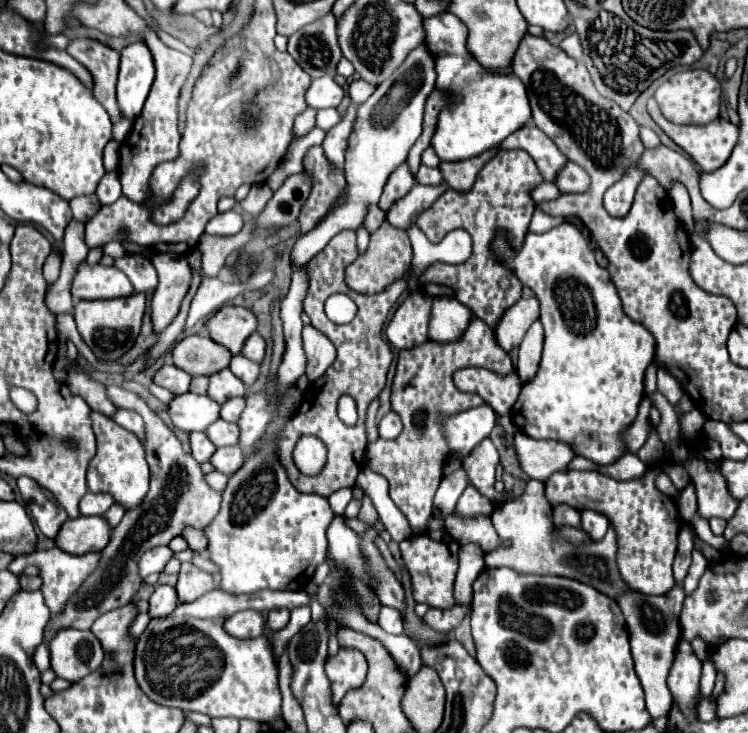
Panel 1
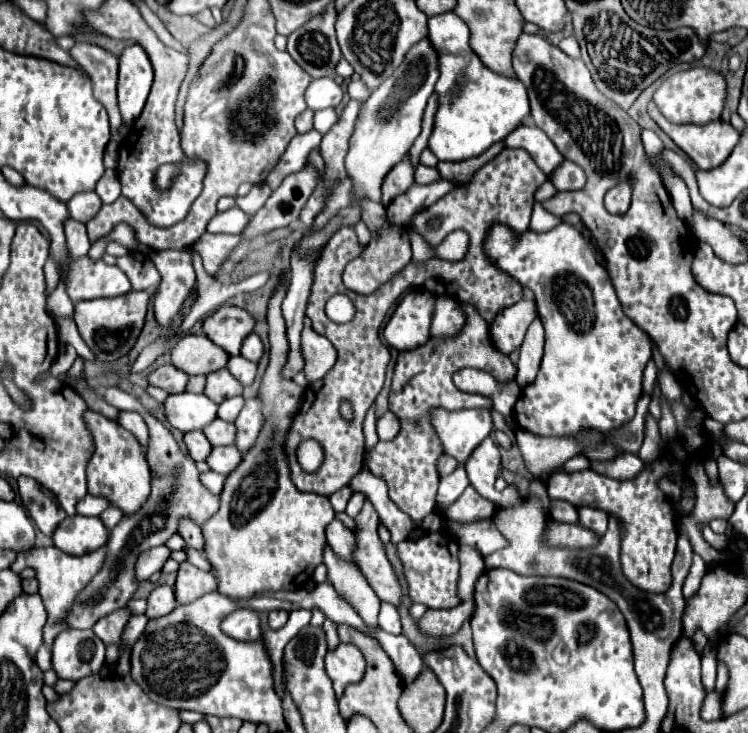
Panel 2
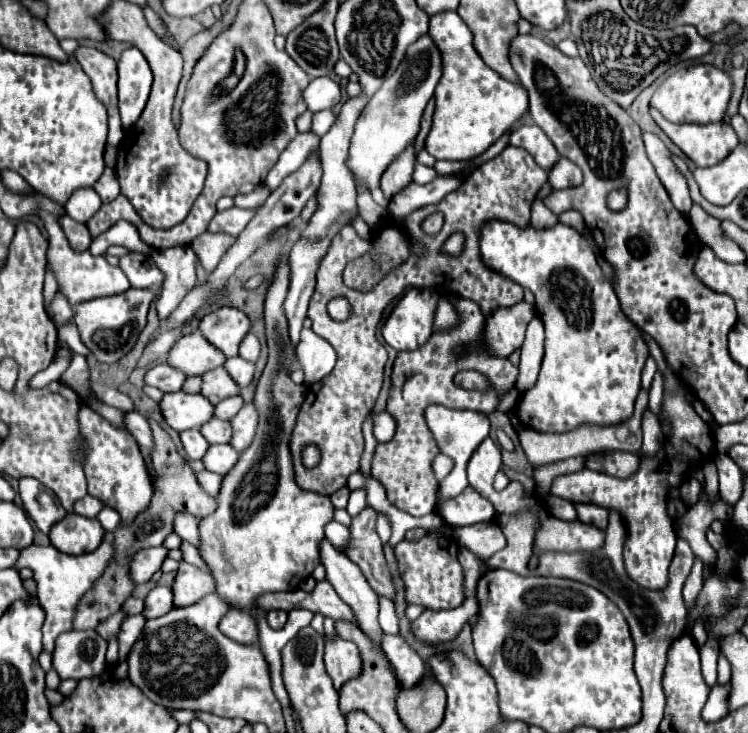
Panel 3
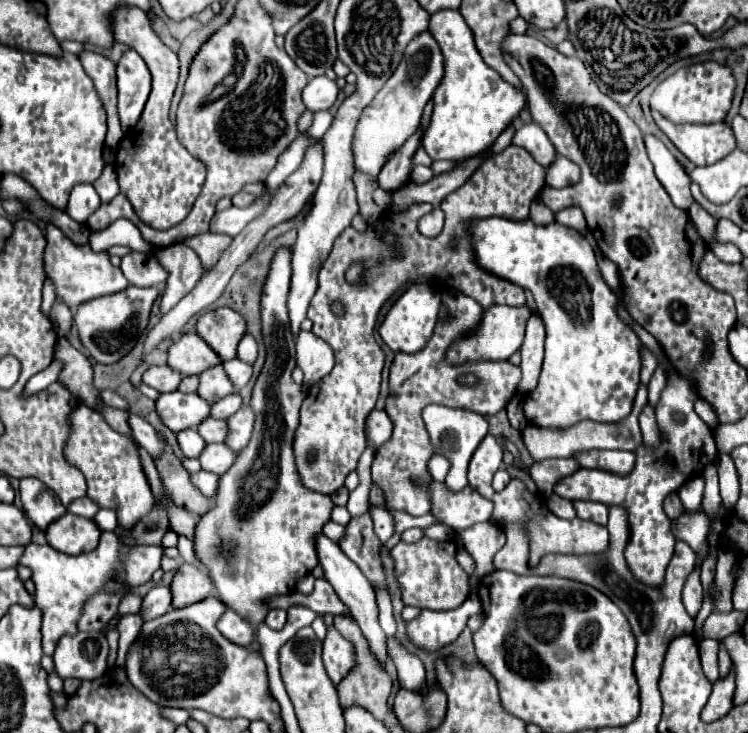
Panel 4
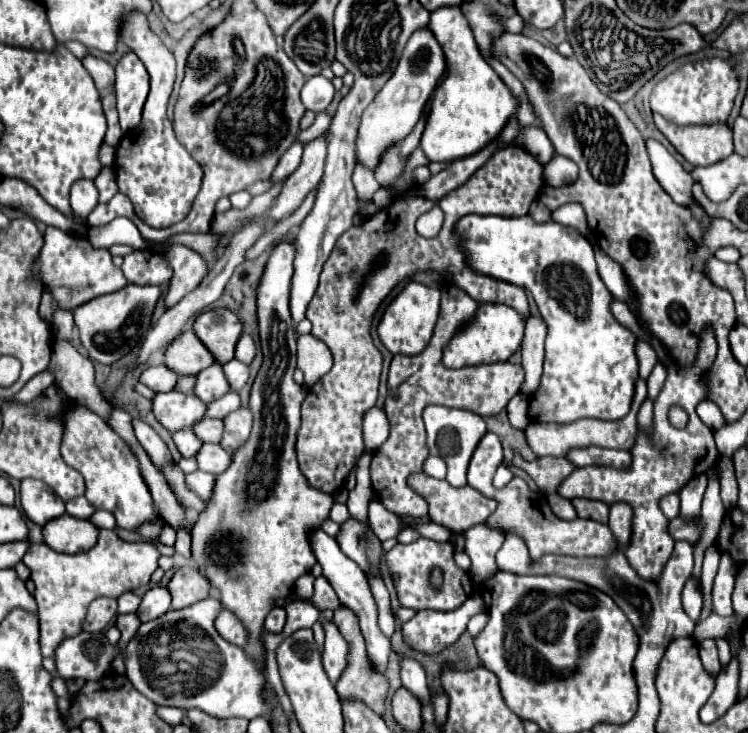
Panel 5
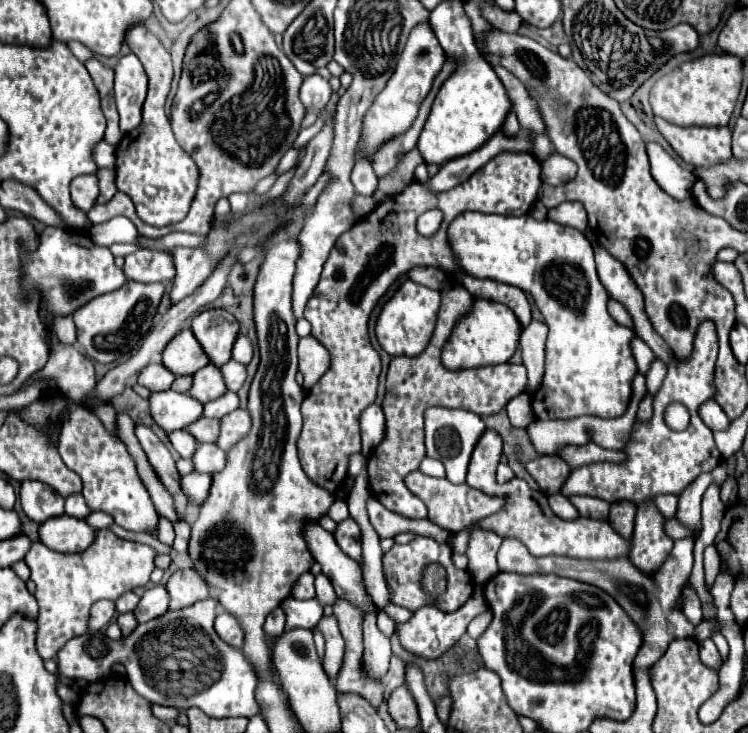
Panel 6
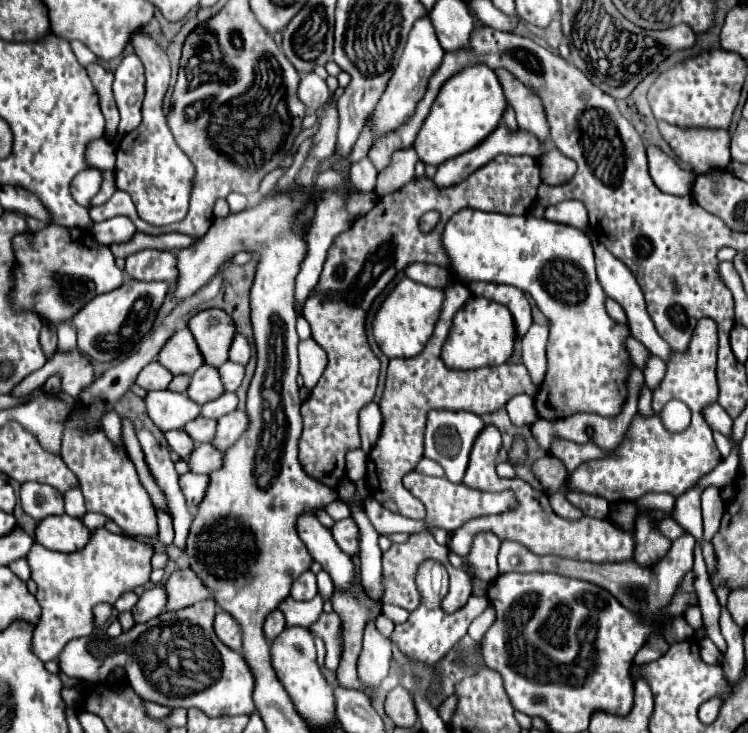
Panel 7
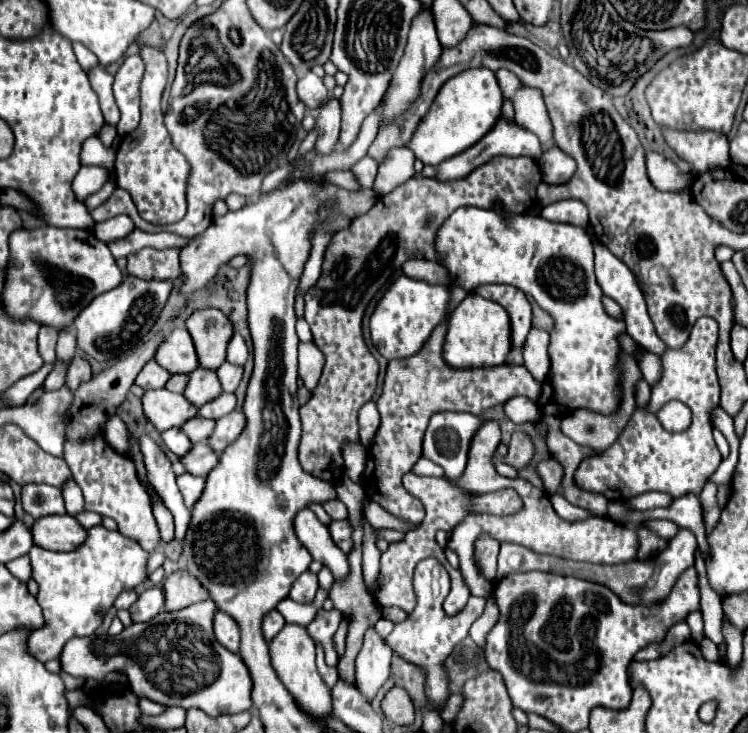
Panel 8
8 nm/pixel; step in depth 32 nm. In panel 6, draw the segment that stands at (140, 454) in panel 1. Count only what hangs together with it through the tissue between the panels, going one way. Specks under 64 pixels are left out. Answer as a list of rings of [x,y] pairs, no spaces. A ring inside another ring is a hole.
[[[86,406],[72,408],[64,418],[58,450],[64,464],[80,474],[84,482],[82,494],[92,510],[108,512],[114,516],[118,526],[134,532],[146,532],[158,524],[160,516],[156,514],[152,498],[136,472],[134,458],[128,454],[124,442],[108,432],[100,418]]]

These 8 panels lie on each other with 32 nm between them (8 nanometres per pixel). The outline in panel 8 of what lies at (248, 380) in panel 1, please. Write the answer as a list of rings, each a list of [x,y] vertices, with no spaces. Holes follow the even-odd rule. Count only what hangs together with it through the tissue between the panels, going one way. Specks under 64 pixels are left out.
[[[224,362],[218,370],[218,378],[220,378],[220,384],[222,384],[222,390],[224,392],[234,392],[242,380],[242,374],[244,374],[244,368],[242,366],[236,366],[236,364],[228,364]]]

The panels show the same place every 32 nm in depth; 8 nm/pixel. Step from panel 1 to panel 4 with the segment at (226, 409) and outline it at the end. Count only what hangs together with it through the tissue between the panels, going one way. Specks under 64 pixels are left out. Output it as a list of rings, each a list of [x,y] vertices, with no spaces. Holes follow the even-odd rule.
[[[230,394],[230,396],[222,398],[222,400],[218,400],[216,404],[212,404],[210,416],[220,418],[220,420],[228,420],[228,416],[236,414],[240,410],[240,406],[242,406],[242,398],[238,394]]]

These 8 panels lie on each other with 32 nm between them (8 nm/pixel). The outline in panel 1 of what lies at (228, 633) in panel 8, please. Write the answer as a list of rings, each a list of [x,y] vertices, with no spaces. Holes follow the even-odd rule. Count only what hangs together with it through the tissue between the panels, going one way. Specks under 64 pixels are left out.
[[[242,610],[228,618],[224,628],[236,638],[256,638],[266,632],[266,620],[258,610]]]

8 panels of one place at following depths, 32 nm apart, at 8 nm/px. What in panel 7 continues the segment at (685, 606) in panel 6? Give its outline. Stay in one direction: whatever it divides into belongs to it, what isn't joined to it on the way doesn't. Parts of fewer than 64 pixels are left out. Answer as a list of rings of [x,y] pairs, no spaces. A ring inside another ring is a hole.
[[[698,604],[688,606],[686,612],[684,612],[684,618],[686,618],[686,622],[688,622],[694,630],[698,630],[698,628],[704,624],[704,622],[702,622],[702,612],[700,612],[700,606],[698,606]]]

